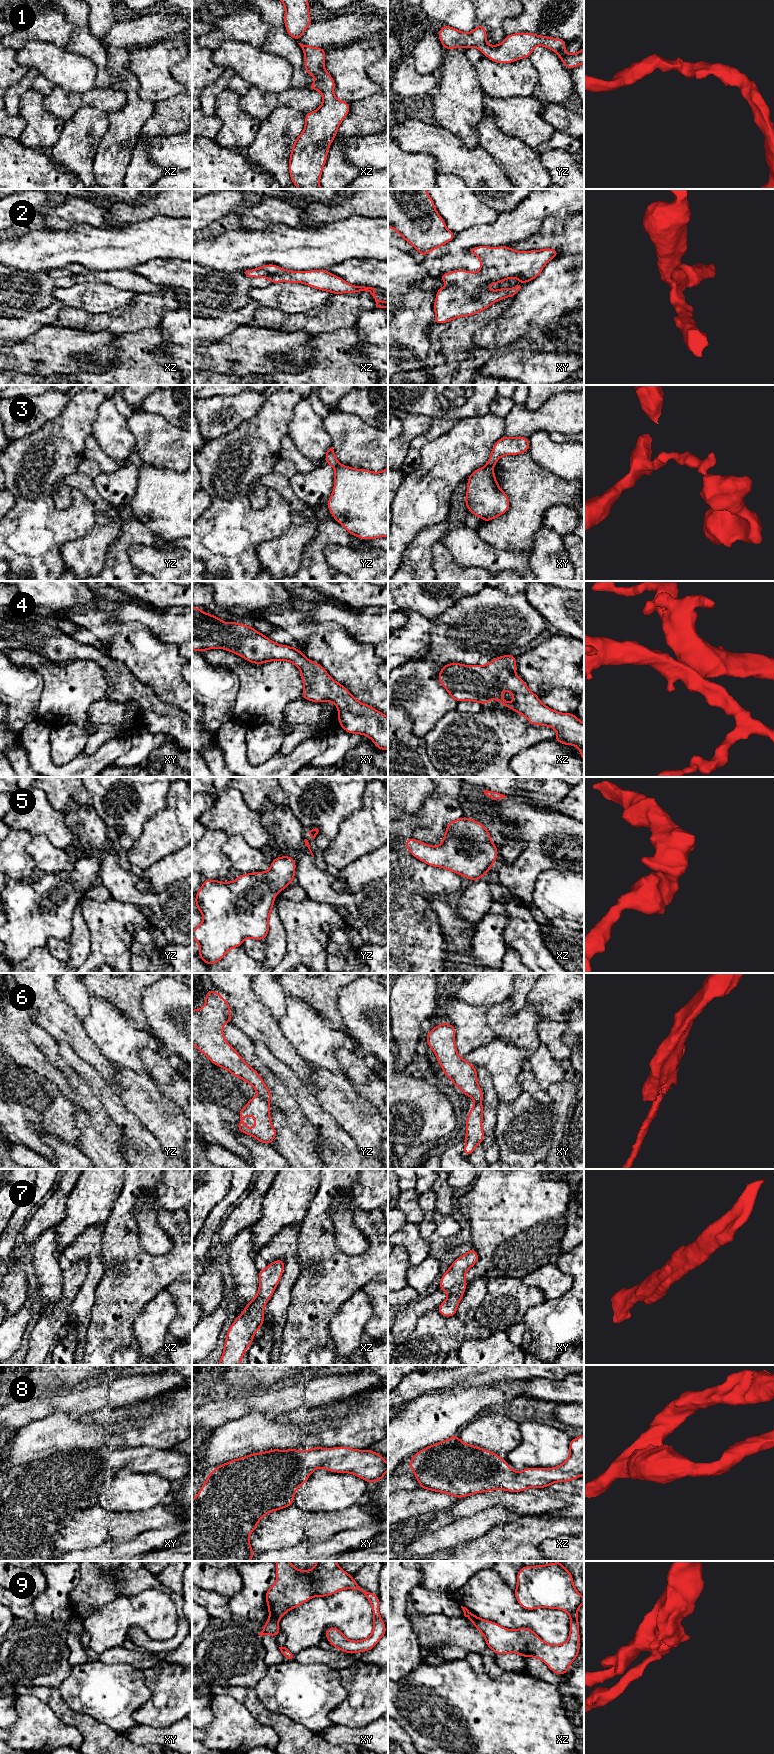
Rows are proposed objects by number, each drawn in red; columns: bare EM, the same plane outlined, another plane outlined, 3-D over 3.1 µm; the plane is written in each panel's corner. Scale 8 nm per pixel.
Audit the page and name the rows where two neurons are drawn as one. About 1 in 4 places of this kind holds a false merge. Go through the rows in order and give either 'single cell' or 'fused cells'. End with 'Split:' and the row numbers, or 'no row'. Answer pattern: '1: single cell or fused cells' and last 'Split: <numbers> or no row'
1: single cell
2: single cell
3: fused cells
4: single cell
5: single cell
6: fused cells
7: single cell
8: single cell
9: fused cells
Split: 3, 6, 9

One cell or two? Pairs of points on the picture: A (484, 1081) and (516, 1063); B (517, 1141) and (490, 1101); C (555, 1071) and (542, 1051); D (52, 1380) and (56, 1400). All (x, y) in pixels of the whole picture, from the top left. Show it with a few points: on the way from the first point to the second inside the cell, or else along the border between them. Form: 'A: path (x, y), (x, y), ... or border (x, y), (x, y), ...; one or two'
A: border (478, 1067), (488, 1072), (499, 1099); two
B: border (500, 1102), (497, 1108), (497, 1121), (494, 1133); two
C: path (550, 1066), (542, 1056); one
D: border (54, 1391), (45, 1393); two

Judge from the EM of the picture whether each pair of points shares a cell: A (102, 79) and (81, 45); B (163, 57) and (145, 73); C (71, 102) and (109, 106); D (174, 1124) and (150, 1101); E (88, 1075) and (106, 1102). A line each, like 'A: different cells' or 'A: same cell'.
A: same cell
B: same cell
C: same cell
D: same cell
E: same cell

